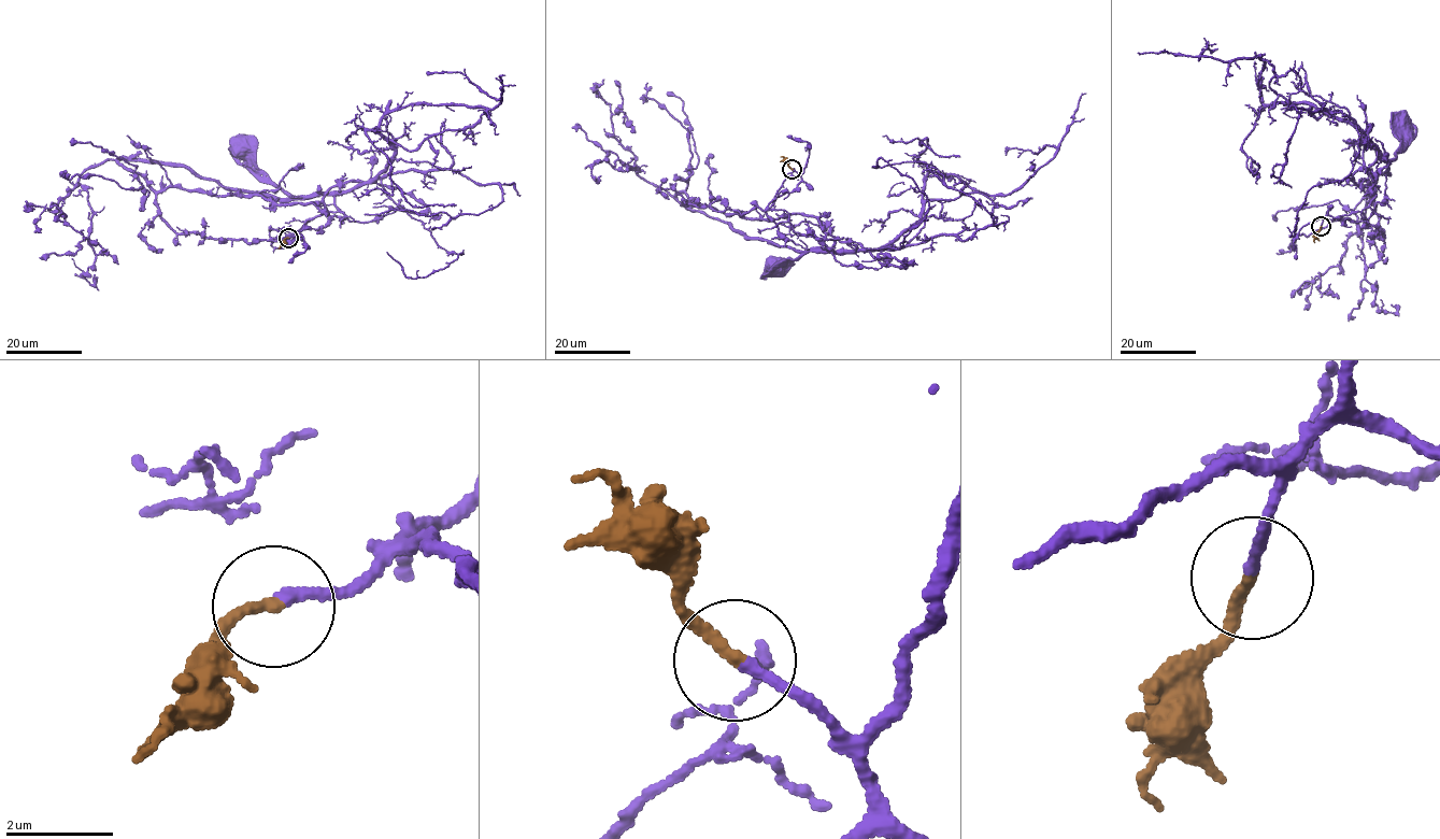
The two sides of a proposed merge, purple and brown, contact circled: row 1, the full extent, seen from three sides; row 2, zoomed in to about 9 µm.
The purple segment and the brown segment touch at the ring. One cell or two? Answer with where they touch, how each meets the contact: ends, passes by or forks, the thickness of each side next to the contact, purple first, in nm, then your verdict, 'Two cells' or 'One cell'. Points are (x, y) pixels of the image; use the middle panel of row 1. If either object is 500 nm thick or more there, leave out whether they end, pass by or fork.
Place: (792, 169). At the ring purple ends. At the ring brown ends. Thickness 200 nm (purple) against 220 nm. One cell

